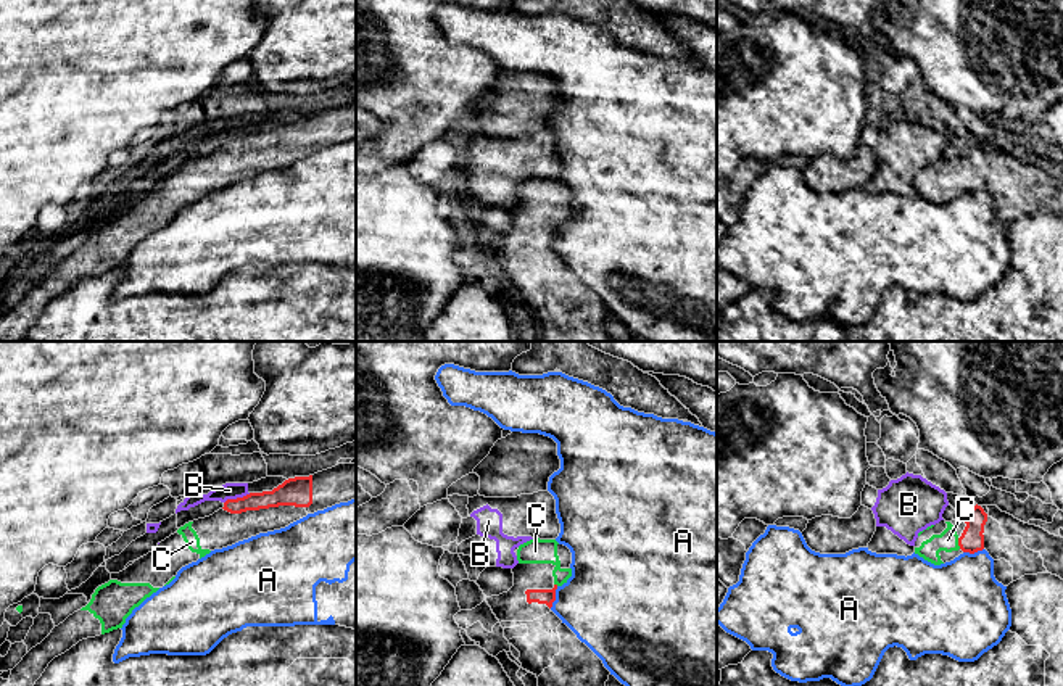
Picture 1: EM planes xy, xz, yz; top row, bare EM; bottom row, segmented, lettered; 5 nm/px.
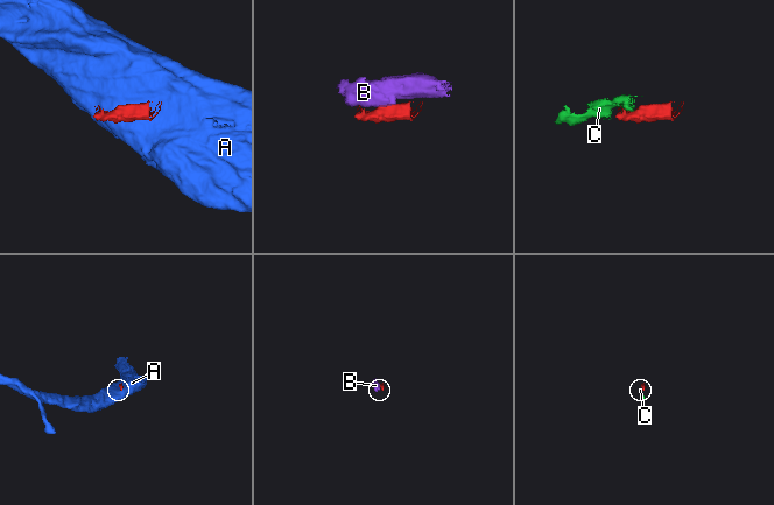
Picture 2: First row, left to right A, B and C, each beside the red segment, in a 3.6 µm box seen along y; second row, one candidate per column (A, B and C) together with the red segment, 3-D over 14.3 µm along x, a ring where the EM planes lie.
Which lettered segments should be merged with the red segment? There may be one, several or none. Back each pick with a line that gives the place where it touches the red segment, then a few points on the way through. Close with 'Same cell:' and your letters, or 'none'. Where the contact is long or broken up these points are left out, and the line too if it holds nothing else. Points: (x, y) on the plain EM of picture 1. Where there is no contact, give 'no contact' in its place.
C: meets red in yz at (959, 182); runs through yz (972, 179), (959, 182), (947, 179)
Same cell: C

